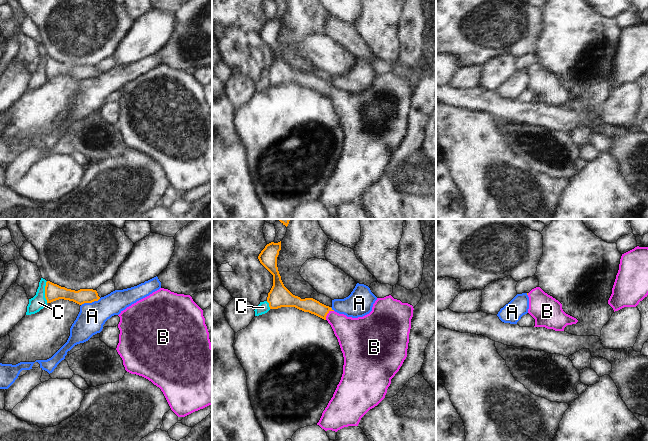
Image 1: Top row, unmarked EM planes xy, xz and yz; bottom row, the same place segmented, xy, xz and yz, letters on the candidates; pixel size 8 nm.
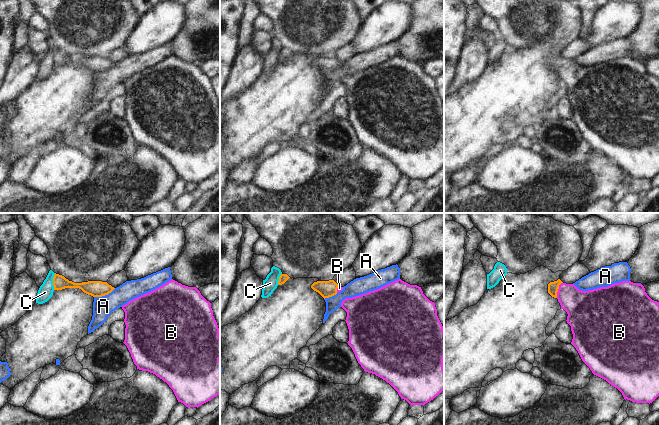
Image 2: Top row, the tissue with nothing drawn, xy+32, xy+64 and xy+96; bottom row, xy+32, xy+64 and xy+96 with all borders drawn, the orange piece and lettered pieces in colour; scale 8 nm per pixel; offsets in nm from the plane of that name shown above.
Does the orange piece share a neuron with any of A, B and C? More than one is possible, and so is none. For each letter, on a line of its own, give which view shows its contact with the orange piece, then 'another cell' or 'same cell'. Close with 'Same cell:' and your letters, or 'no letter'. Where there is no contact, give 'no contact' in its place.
A: meets orange in xy; another cell
B: meets orange in xz; same cell
C: meets orange in xy; another cell
Same cell: B

